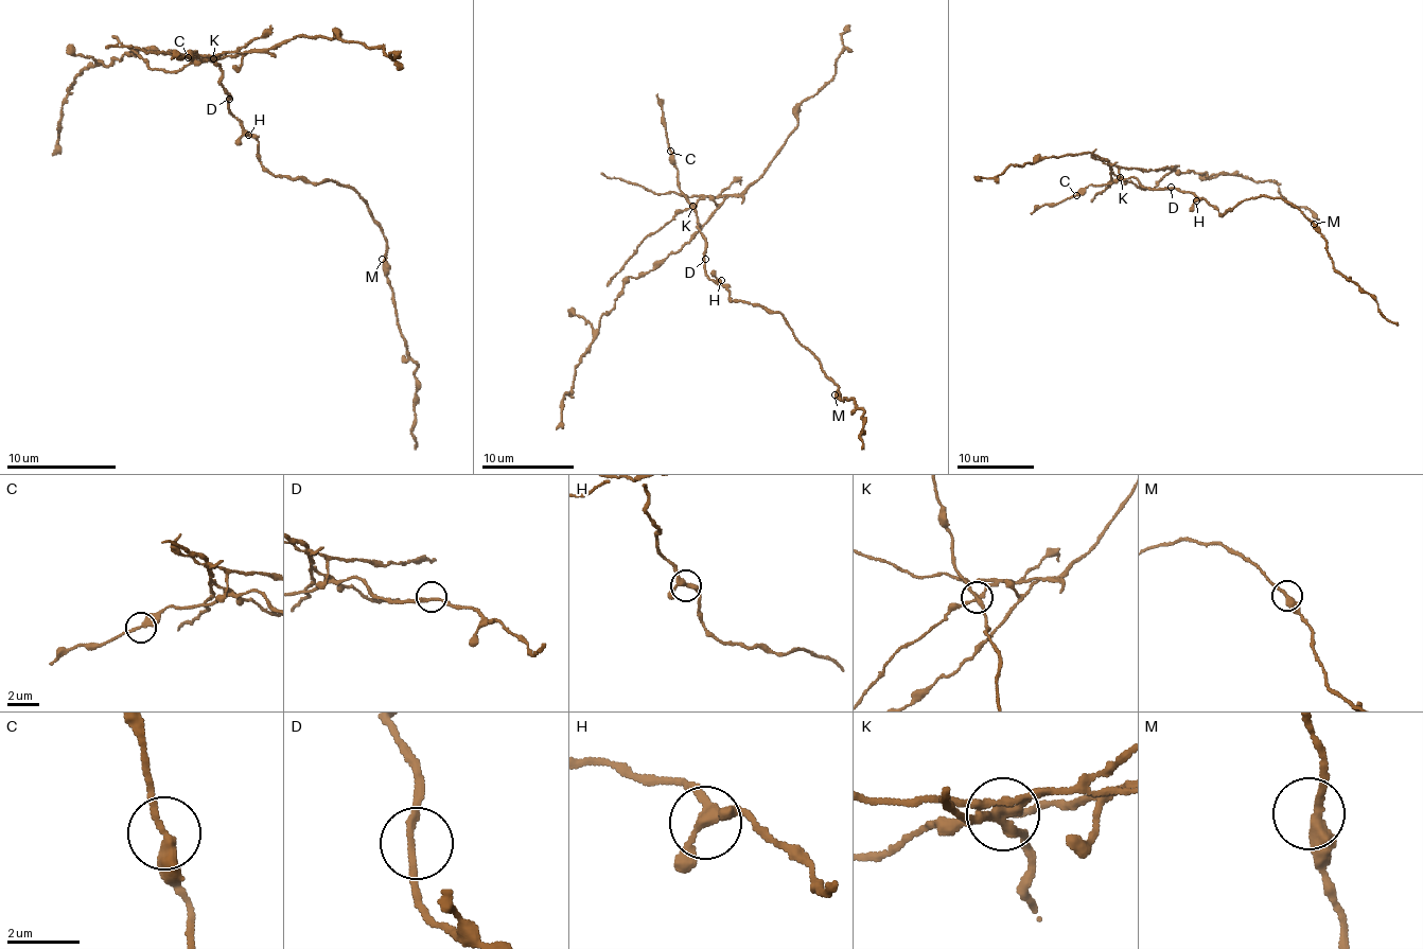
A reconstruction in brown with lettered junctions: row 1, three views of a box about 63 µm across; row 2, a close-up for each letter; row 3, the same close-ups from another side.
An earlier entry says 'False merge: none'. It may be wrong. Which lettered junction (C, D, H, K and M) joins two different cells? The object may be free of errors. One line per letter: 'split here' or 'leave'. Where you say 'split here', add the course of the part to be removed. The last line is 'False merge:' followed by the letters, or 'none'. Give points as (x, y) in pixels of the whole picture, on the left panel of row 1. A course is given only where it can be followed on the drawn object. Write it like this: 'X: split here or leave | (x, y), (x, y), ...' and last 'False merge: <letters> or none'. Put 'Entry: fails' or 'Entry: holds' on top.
Entry: fails
C: leave
D: leave
H: leave
K: split here | (213, 58), (248, 51), (213, 62), (163, 51), (136, 51), (106, 66), (82, 70), (71, 85), (52, 155)
M: leave
False merge: K

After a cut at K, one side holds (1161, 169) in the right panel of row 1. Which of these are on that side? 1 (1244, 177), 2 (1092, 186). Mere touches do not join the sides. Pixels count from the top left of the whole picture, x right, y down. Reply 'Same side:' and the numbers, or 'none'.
Same side: 1

